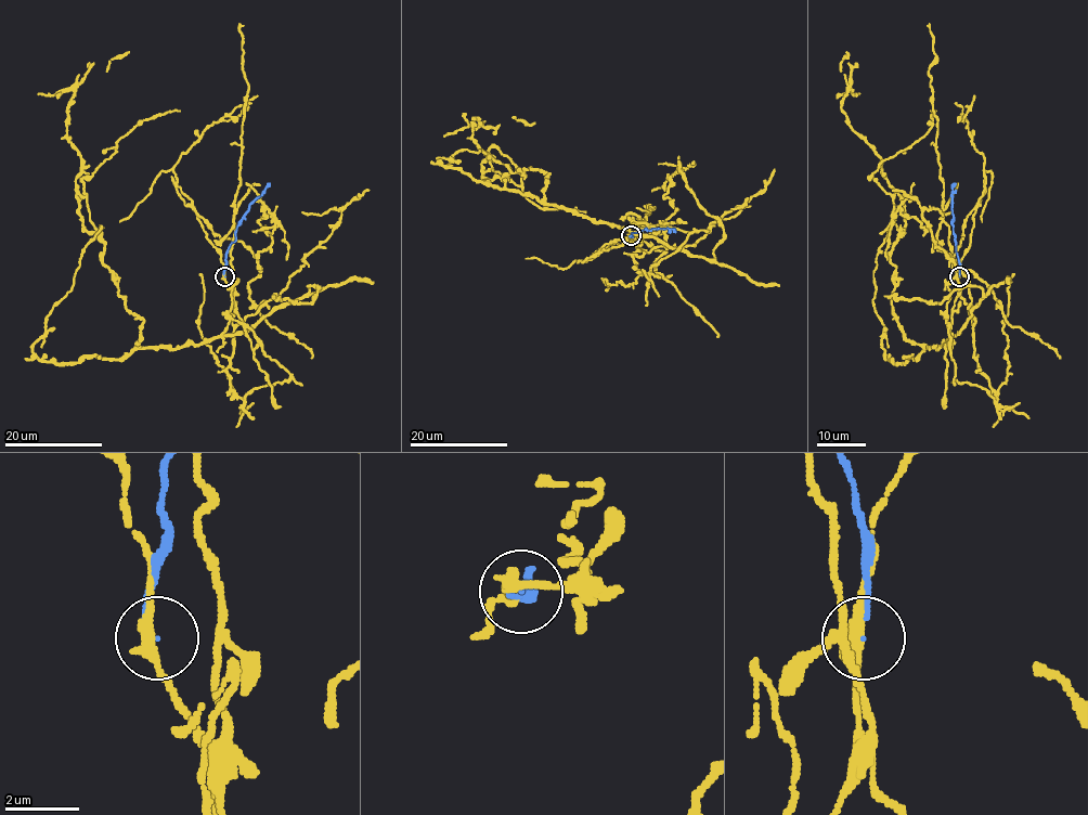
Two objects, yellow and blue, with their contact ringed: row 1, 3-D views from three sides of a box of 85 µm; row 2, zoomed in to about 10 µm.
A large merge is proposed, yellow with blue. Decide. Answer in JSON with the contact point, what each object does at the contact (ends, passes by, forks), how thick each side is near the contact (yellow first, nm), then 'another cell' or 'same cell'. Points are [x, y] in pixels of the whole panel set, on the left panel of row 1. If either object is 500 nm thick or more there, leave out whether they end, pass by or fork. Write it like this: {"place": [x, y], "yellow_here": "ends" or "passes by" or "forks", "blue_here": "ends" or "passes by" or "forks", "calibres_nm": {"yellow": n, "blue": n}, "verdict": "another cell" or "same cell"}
{"place": [224, 276], "yellow_here": "passes by", "blue_here": "ends", "calibres_nm": {"yellow": 360, "blue": 110}, "verdict": "another cell"}

